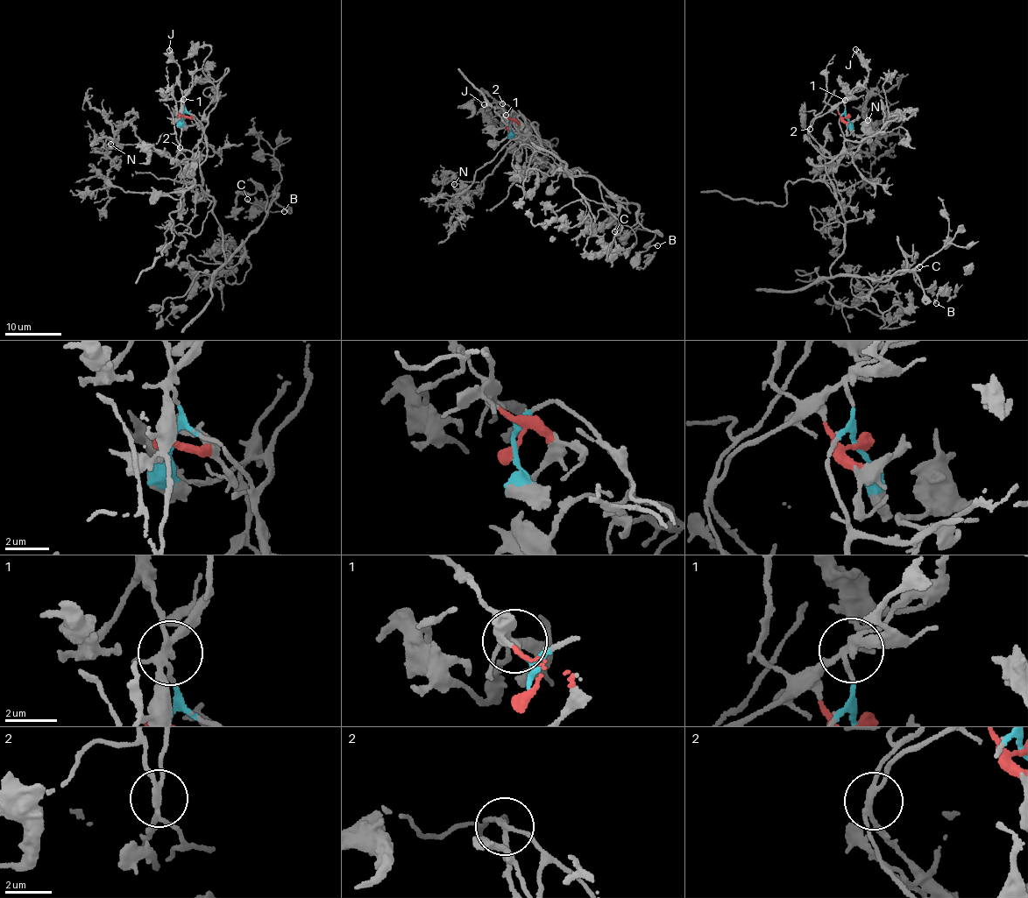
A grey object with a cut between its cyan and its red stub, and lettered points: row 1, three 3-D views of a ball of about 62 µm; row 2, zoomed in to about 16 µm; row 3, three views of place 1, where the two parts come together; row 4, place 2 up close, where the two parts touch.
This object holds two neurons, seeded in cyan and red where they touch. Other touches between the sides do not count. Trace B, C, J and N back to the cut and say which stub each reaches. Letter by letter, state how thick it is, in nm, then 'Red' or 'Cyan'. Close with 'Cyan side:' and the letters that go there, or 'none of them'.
B: Thickness 150 nm. Cyan
C: Thickness 200 nm. Cyan
J: Thickness 260 nm. Cyan
N: Thickness 160 nm. Red
Cyan side: B, C, J

